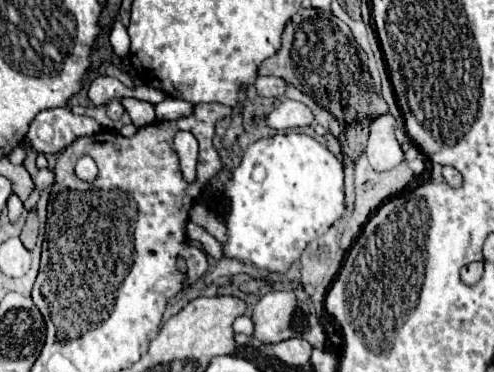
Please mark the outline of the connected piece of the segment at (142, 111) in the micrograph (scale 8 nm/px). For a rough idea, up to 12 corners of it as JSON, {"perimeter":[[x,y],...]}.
{"perimeter":[[125,97],[131,122],[141,128],[155,120],[155,106]]}

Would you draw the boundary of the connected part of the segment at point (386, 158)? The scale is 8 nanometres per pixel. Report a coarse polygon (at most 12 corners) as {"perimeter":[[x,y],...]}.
{"perimeter":[[395,118],[371,122],[367,158],[375,170],[403,162],[395,140]]}

